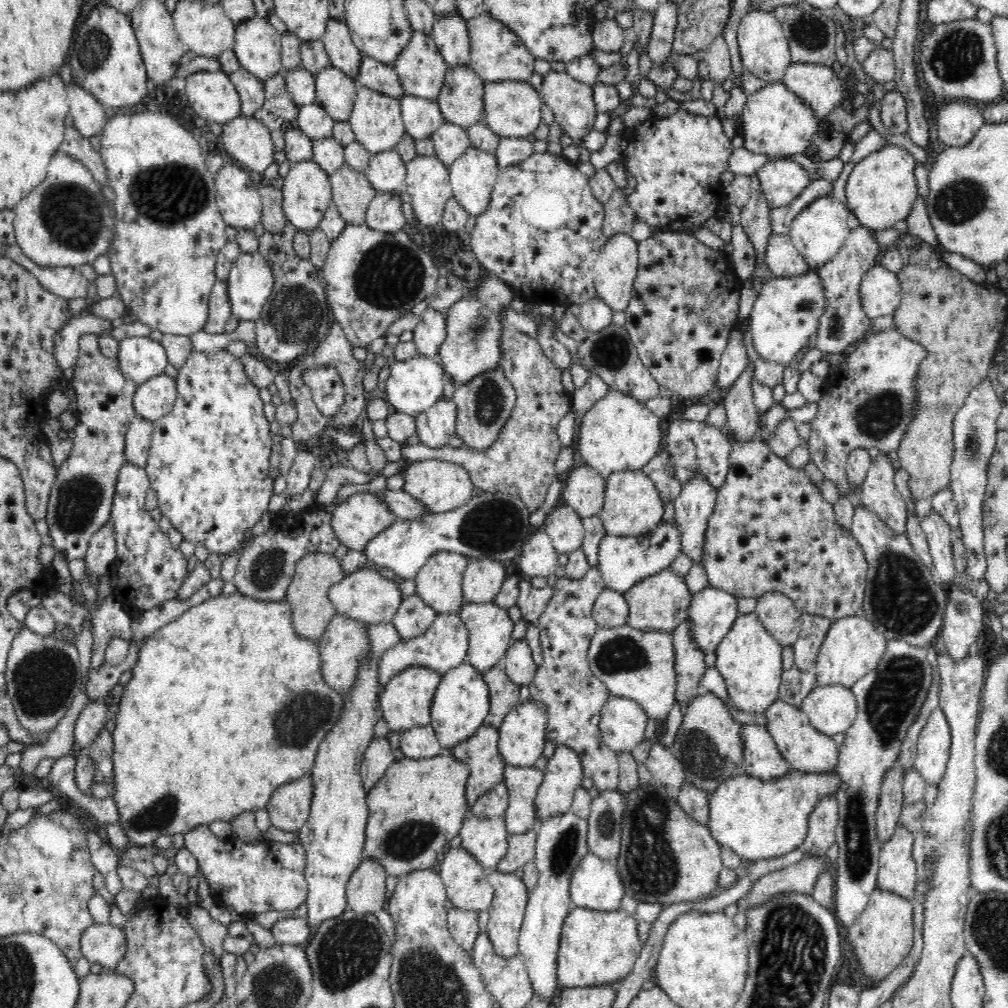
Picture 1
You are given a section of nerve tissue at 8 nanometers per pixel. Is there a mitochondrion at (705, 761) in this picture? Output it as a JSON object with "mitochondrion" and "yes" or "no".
{"mitochondrion":"yes"}

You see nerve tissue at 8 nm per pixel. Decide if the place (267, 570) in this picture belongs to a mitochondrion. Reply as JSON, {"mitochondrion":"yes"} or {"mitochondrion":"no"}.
{"mitochondrion":"yes"}

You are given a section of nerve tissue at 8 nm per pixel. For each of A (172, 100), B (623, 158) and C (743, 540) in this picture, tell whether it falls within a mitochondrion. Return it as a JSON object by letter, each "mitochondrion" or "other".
{"A":"mitochondrion","B":"other","C":"other"}

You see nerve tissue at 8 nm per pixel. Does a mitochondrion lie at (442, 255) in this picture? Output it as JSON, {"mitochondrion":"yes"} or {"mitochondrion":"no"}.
{"mitochondrion":"yes"}

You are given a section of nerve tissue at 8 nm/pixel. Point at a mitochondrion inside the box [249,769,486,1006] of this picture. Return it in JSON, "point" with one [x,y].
{"point":[348,952]}

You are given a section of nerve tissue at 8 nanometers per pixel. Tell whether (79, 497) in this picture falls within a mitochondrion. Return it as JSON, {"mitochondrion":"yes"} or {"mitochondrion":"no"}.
{"mitochondrion":"yes"}

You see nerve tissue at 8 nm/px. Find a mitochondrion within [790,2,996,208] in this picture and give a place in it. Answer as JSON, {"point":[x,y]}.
{"point":[954,58]}

